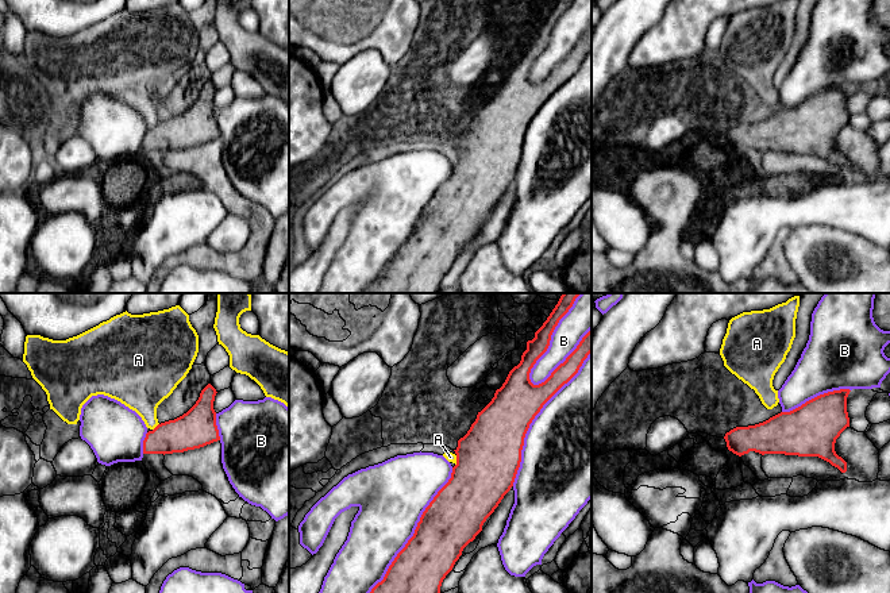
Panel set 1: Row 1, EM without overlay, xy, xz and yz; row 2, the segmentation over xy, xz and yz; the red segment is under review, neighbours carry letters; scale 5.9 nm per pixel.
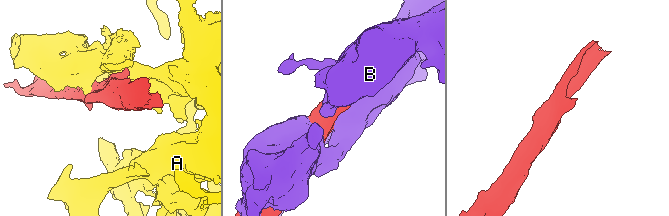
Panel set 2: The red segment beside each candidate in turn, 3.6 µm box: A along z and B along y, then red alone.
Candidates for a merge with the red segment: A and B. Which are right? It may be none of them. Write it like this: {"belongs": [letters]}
{"belongs": []}

